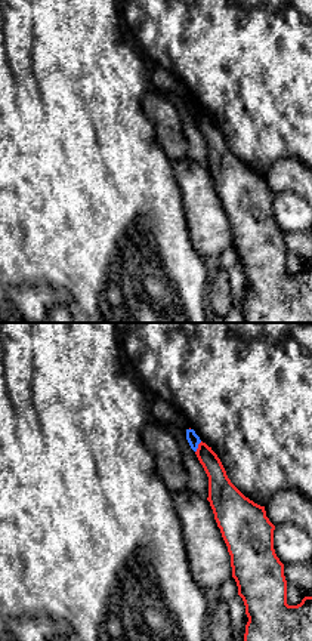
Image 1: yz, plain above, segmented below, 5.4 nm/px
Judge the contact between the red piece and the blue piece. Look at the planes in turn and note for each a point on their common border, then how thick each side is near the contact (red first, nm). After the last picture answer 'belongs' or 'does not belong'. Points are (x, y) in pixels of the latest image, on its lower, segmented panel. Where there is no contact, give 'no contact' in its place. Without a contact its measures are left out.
(198, 447) | 130/70 nm

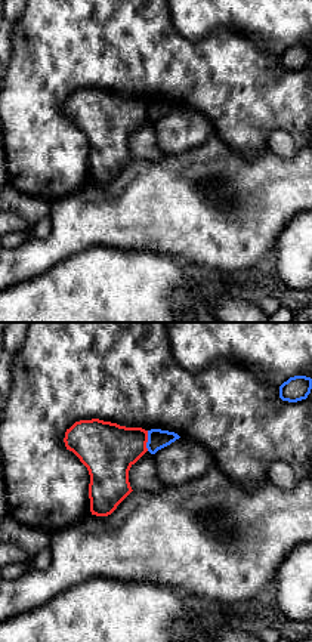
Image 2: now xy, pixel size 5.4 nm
(147, 441) | 300/110 nm

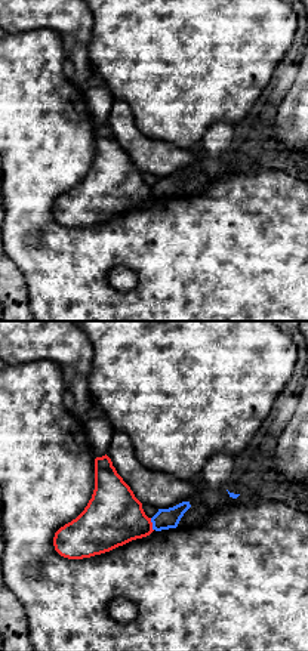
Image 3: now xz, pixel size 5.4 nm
(151, 524) | 320/110 nm

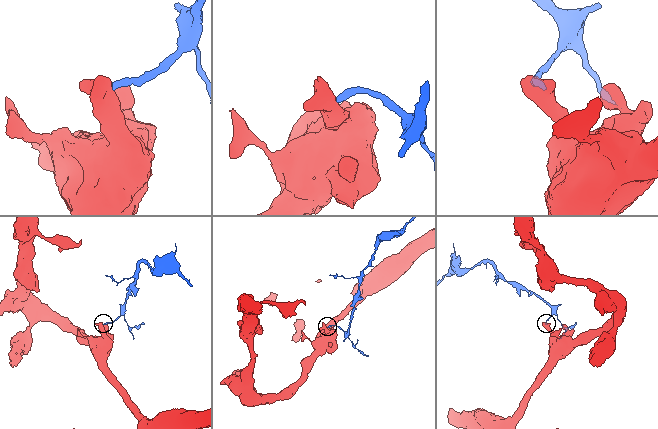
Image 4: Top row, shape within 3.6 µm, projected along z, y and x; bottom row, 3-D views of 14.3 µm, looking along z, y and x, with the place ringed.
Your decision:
does not belong

